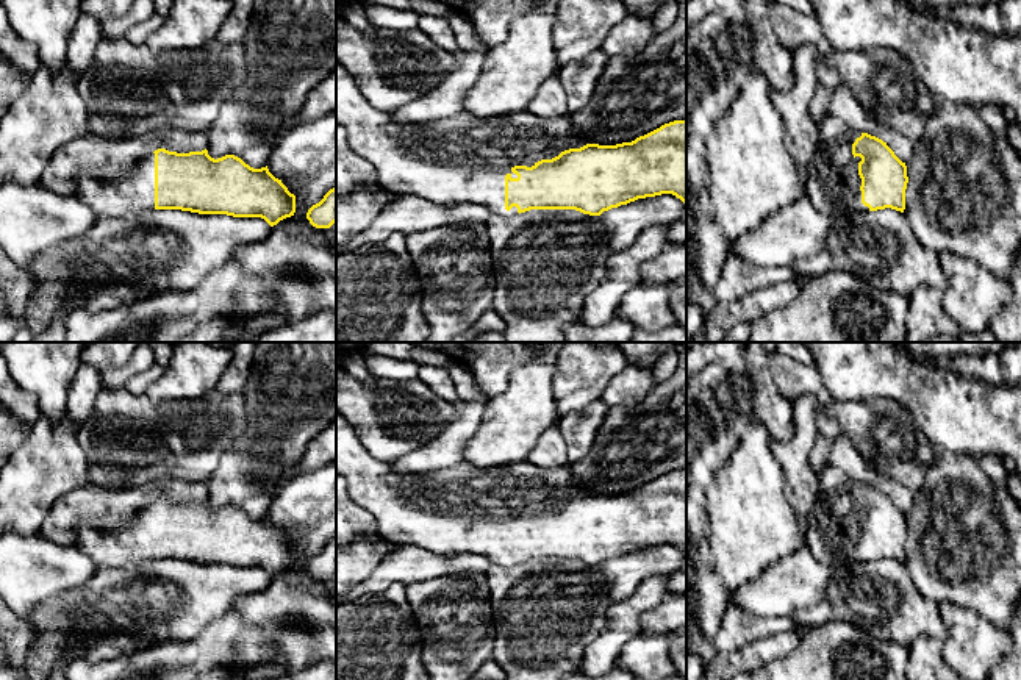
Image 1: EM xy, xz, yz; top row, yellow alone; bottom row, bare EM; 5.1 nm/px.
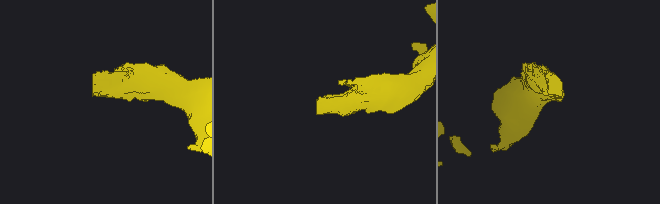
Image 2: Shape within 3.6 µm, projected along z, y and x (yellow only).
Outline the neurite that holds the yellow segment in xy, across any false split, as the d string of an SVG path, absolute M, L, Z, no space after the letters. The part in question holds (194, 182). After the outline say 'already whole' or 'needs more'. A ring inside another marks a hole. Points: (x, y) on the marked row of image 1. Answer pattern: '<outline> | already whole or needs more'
M158 149L111 181L78 175L70 197L88 205L95 216L111 217L133 217L155 209L181 209L199 214L261 217L274 227L296 213L296 195L269 172L267 166L253 169L235 155L214 159L206 149L189 153Z | needs more

